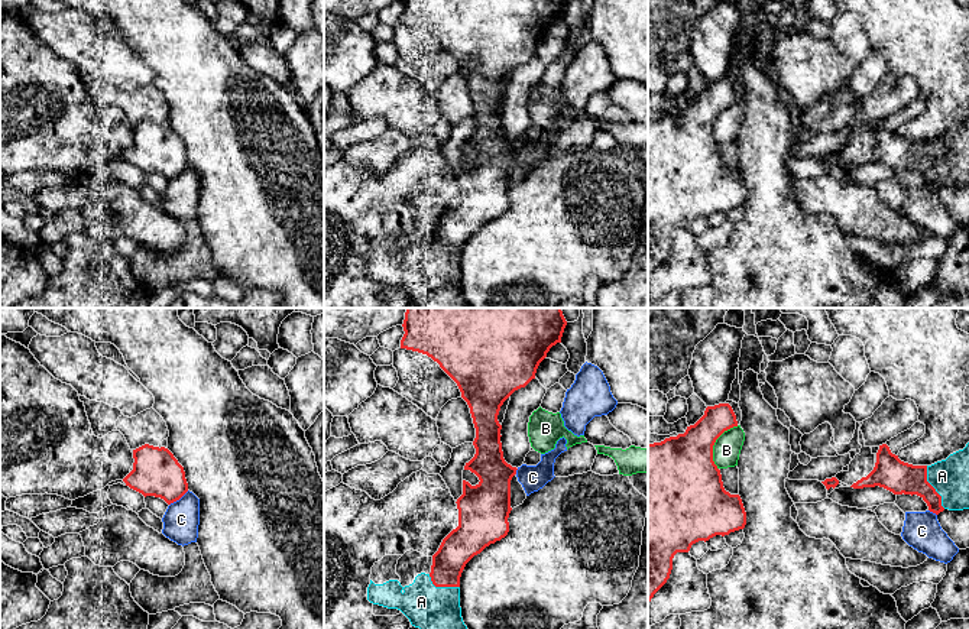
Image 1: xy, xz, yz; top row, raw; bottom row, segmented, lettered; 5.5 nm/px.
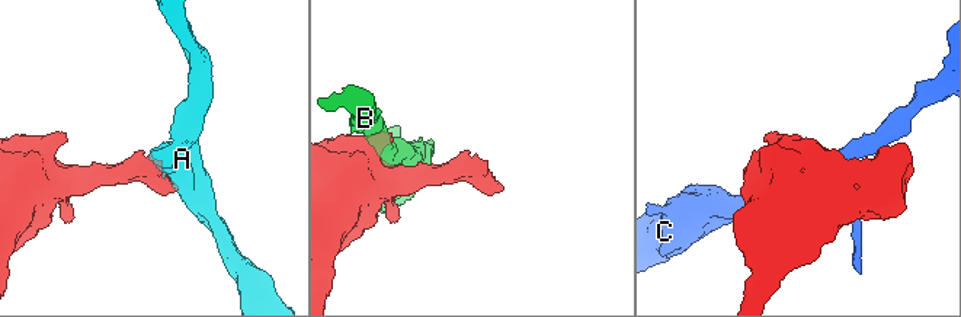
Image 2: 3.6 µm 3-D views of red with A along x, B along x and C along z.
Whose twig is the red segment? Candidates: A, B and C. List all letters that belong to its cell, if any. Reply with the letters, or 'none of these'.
A

